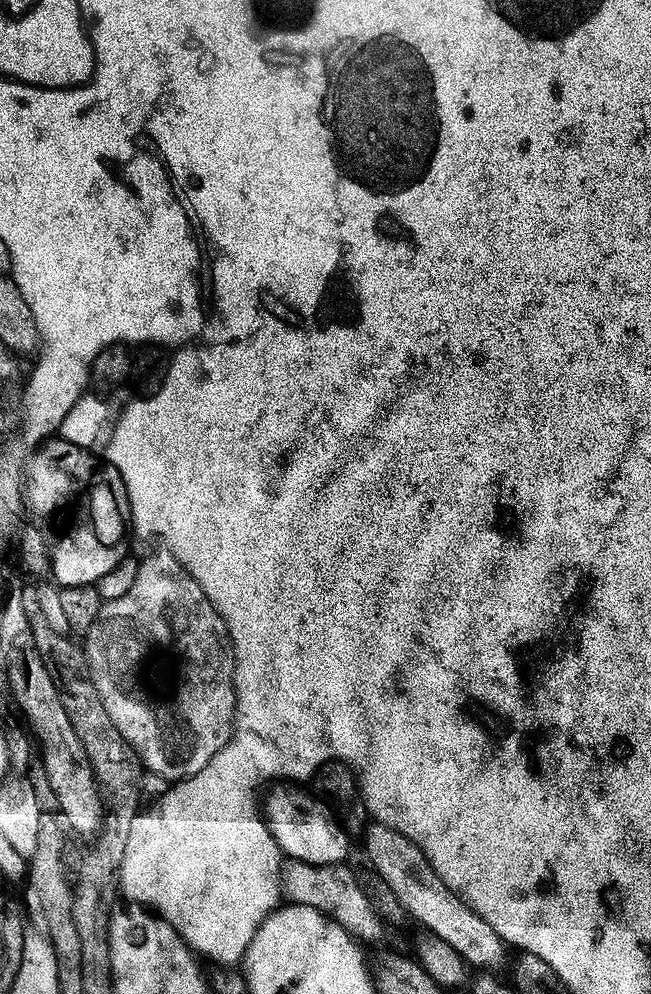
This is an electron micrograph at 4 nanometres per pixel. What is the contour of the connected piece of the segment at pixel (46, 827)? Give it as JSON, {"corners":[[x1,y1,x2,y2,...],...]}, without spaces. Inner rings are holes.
{"corners":[[41,815,38,822,38,838,35,842,34,854,26,860,26,888,31,899,33,896,37,906,40,907,39,923,52,945,52,955,56,957,57,965,76,966,79,965,80,959,76,945,78,934,74,931,74,898,72,884,66,878,62,862,62,850,66,843,65,829,61,821,53,816]]}

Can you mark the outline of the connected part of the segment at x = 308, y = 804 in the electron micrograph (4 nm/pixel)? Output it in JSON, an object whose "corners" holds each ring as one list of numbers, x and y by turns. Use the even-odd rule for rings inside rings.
{"corners":[[276,782,267,789,267,792,269,791,268,797,265,800,263,797,262,800,262,815,265,826,270,830,274,842,278,842,281,853,289,861,301,860,307,864,343,865,347,861,344,859,348,856,348,839,350,839,343,823,319,796,308,790,303,792,300,788,303,787,292,782]]}

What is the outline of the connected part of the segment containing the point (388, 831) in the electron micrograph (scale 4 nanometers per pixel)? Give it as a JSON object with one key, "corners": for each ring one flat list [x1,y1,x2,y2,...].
{"corners":[[379,822,369,823,362,833,362,839,371,870,390,886,398,902,413,921,420,923,417,925,423,931,438,934,438,938,452,946,469,967,480,968,476,970,494,972,503,964,508,950,492,924,482,919,456,892,445,886,417,844,398,830]]}

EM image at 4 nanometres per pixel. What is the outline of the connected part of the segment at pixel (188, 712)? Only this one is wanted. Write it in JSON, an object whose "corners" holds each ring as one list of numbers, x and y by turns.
{"corners":[[159,551,140,560,138,578,134,578,134,586,130,586,130,590,122,598,104,602,98,618,94,620,94,626,90,626,90,630,83,637,82,647,92,681,98,690,98,698,102,698,106,714,110,714,110,722,118,726,118,734,122,734,122,738,130,742,130,746,140,756,141,765,151,775,163,776,165,781,175,782,183,780,185,776,198,774,198,770,202,770,202,766,206,766,206,762,210,762,210,758,214,758,214,754,218,754,218,750,222,750,222,746,226,746,226,742,232,739,232,720,236,716,236,655,232,649,232,639,226,630,226,622,217,614,210,598,206,598,202,586,194,582,194,578,182,567,178,558,174,558,172,552]]}

